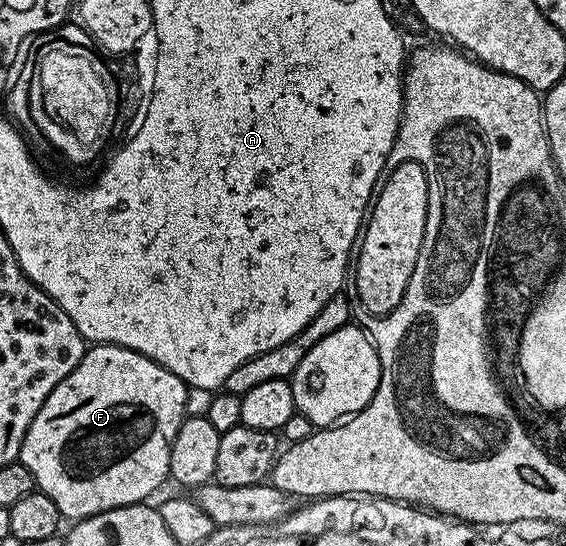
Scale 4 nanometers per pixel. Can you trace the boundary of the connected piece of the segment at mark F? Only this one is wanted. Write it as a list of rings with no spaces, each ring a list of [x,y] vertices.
[[[95,343],[93,346],[87,347],[86,352],[82,355],[82,360],[76,366],[76,370],[72,370],[72,374],[68,374],[68,378],[64,378],[64,382],[60,382],[60,386],[56,386],[52,390],[52,394],[48,394],[44,406],[40,406],[36,418],[32,418],[32,422],[24,434],[24,442],[20,446],[18,460],[24,466],[28,466],[28,470],[32,470],[32,478],[34,479],[37,491],[47,495],[52,502],[58,504],[61,517],[66,520],[70,518],[72,522],[85,520],[88,517],[107,512],[110,509],[122,508],[124,505],[149,501],[151,499],[149,496],[162,483],[167,483],[170,474],[172,442],[176,438],[183,420],[188,415],[186,392],[188,393],[187,384],[179,376],[172,374],[164,365],[158,364],[155,360],[150,360],[139,352],[133,352],[131,348],[122,348],[118,344]]]

